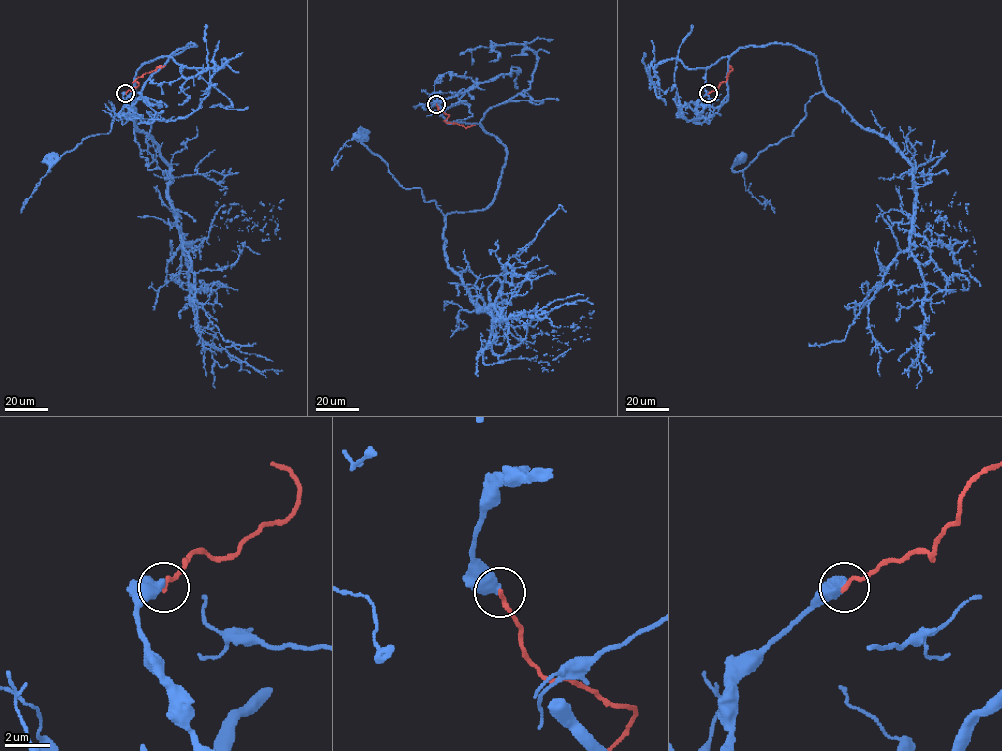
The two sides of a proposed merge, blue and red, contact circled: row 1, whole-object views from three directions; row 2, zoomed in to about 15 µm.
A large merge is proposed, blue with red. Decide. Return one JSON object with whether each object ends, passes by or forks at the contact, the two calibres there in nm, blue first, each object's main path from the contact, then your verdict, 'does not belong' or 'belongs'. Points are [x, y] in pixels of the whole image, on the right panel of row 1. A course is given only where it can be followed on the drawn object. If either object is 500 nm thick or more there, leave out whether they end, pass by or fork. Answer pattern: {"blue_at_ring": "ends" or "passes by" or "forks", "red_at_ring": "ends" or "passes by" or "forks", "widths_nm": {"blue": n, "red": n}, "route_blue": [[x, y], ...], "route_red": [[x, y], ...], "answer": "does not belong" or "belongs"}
{"widths_nm": {"blue": 600, "red": 200}, "route_blue": [[708, 93], [706, 118], [739, 48], [816, 57], [823, 90], [793, 135], [734, 171], [741, 157]], "route_red": [[708, 93], [716, 91], [726, 80], [731, 71], [730, 65]], "answer": "does not belong"}

